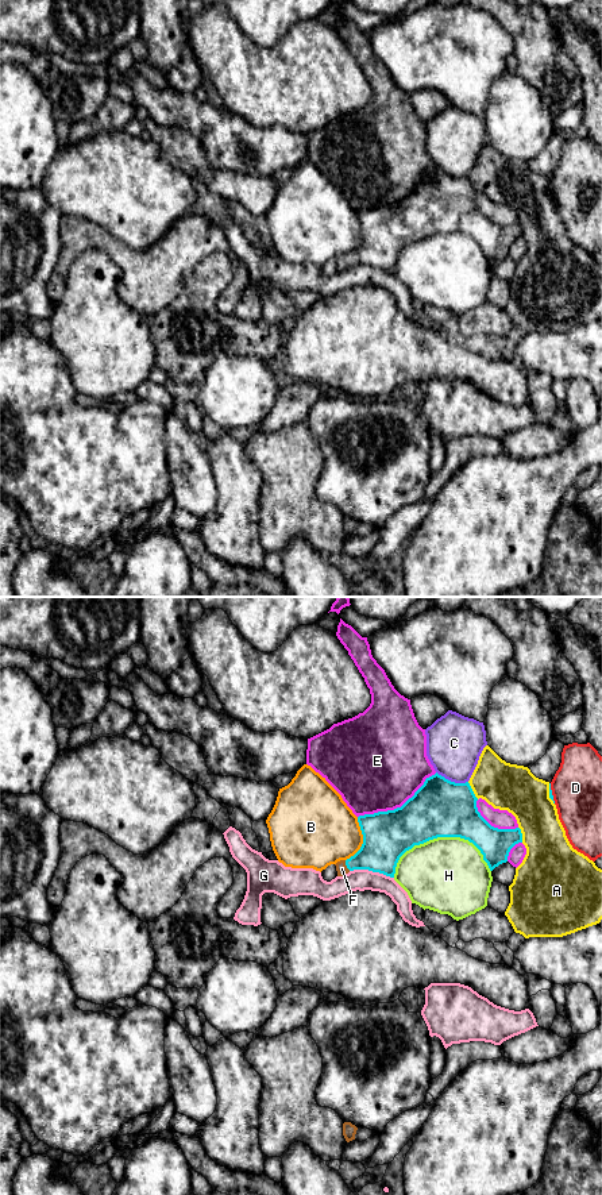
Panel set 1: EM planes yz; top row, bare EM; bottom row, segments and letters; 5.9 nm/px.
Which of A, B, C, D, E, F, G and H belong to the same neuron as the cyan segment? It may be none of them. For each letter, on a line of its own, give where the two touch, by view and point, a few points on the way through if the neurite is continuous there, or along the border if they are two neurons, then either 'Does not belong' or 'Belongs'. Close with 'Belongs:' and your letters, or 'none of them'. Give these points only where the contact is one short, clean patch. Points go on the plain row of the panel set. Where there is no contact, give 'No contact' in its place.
A: Touches cyan at yz (471, 185). Does not belong
B: Touches cyan at yz (363, 235). Does not belong
C: Touches cyan at yz (452, 177). Does not belong
D: Touches cyan at yz (551, 188). Does not belong
E: Touches cyan at yz (398, 203). Does not belong
F: Touches cyan at yz (346, 259). Belongs
G: Touches cyan at yz (371, 265). Does not belong
H: Touches cyan at yz (440, 231). Does not belong
Belongs: F

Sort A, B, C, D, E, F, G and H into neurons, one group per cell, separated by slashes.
A / B / C / D / E / F / G / H

